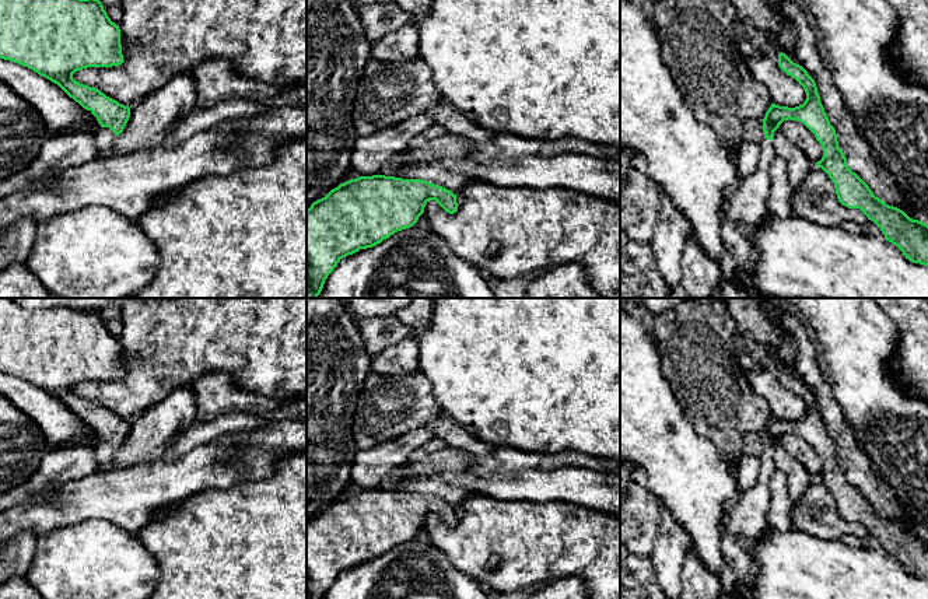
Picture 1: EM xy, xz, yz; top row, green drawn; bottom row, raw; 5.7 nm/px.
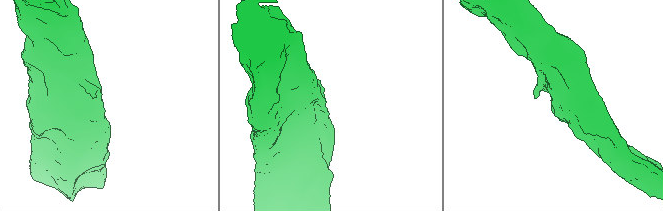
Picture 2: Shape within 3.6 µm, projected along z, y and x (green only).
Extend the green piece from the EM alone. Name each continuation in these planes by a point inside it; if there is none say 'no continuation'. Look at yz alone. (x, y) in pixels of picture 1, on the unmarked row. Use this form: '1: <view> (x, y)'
1: yz (748, 521)

